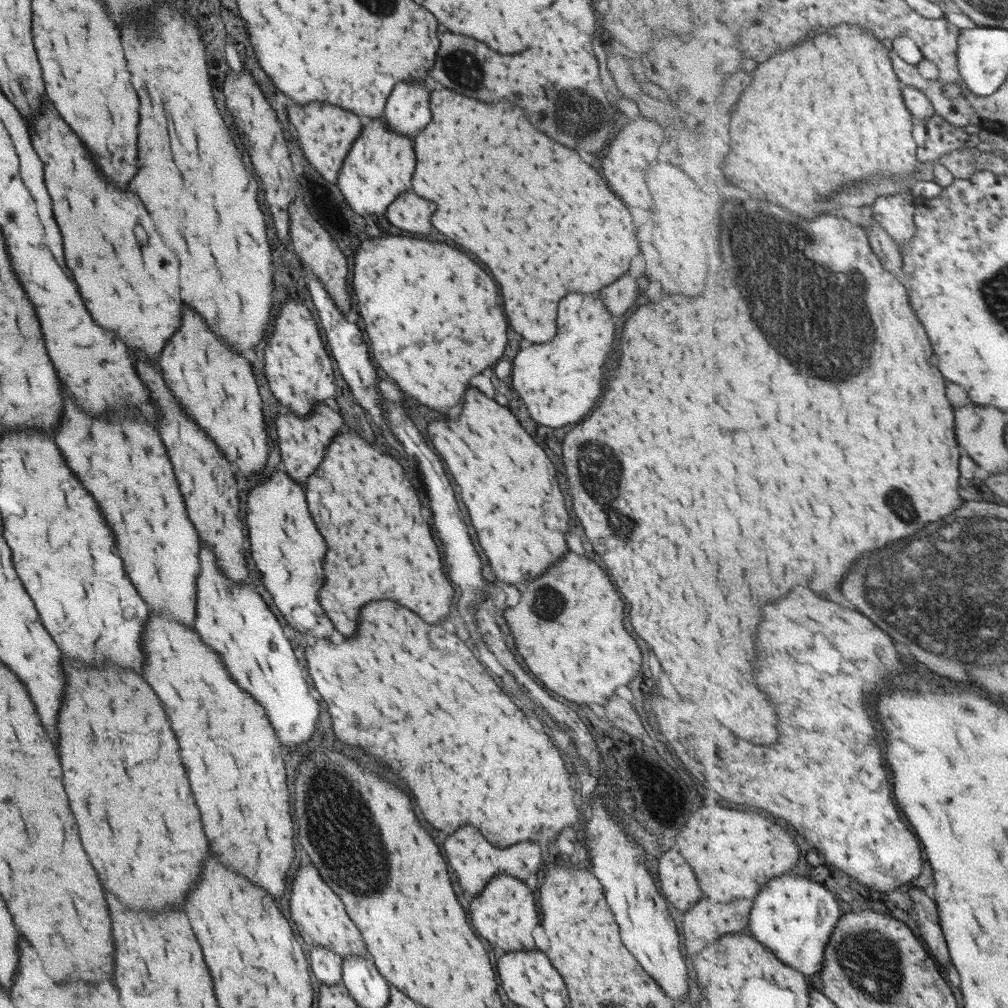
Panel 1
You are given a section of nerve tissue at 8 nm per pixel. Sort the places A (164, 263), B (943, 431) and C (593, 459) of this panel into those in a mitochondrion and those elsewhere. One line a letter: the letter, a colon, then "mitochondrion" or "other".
A: other
B: other
C: mitochondrion

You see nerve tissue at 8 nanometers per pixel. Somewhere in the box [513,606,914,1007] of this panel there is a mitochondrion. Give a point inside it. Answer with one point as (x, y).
(883, 960)

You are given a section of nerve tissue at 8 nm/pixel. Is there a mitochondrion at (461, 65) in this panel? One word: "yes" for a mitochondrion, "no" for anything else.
yes

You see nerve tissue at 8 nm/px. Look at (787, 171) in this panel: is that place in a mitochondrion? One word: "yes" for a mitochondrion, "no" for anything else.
no

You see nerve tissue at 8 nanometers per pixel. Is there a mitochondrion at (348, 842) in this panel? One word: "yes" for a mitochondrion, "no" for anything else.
yes

